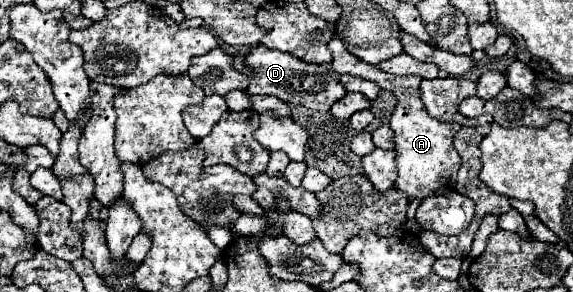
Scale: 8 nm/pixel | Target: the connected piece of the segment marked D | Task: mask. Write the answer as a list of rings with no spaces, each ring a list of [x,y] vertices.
[[[262,45],[254,47],[250,53],[246,53],[246,61],[250,61],[254,69],[254,77],[250,77],[250,95],[274,95],[282,101],[294,103],[294,105],[304,105],[308,109],[316,111],[330,111],[330,107],[340,101],[346,95],[344,85],[340,79],[334,75],[332,69],[326,65],[312,65],[294,59],[294,55],[282,53],[282,51],[272,51]]]

